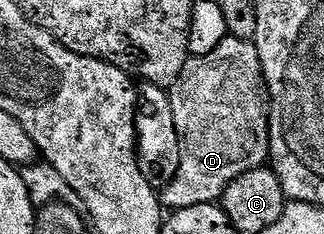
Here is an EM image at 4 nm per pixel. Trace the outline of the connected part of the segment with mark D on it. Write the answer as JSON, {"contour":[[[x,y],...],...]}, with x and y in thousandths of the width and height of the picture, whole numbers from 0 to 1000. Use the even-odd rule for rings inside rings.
{"contour":[[[704,145],[670,214],[630,239],[590,239],[522,406],[540,462],[546,573],[565,615],[565,654],[546,761],[519,803],[500,808],[506,893],[549,897],[685,859],[691,812],[722,769],[827,697],[836,662],[830,410],[818,389],[806,248],[778,175]]]}

